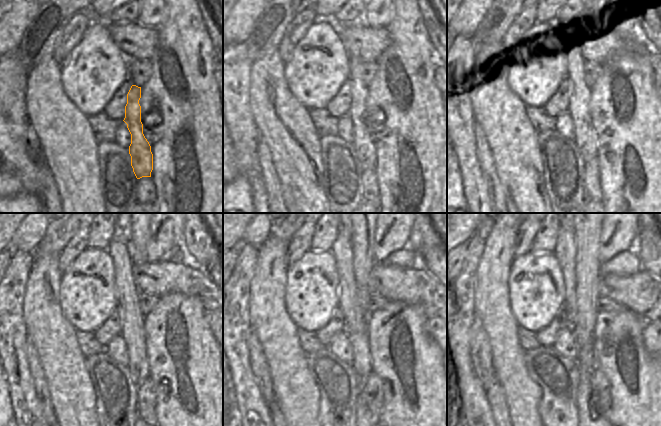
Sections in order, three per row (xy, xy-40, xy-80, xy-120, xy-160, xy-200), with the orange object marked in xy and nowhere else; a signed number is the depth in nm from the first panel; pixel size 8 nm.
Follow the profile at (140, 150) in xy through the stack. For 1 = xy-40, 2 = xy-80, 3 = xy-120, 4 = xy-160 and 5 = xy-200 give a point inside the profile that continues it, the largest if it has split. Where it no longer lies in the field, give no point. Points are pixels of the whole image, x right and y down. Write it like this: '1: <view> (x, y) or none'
1: xy-40 (364, 147)
2: xy-80 (578, 109)
3: xy-120 (132, 331)
4: xy-160 (355, 329)
5: xy-200 (564, 251)

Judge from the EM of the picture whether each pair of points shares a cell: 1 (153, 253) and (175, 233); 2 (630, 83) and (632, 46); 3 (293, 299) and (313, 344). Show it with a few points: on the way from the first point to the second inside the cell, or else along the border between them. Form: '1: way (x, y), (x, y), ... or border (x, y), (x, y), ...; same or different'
1: way (158, 248), (170, 236); same
2: border (610, 61), (626, 53), (635, 53), (650, 65); different
3: border (297, 328), (311, 330), (314, 333); different

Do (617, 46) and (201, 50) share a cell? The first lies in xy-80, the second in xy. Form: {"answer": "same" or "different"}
{"answer": "different"}

